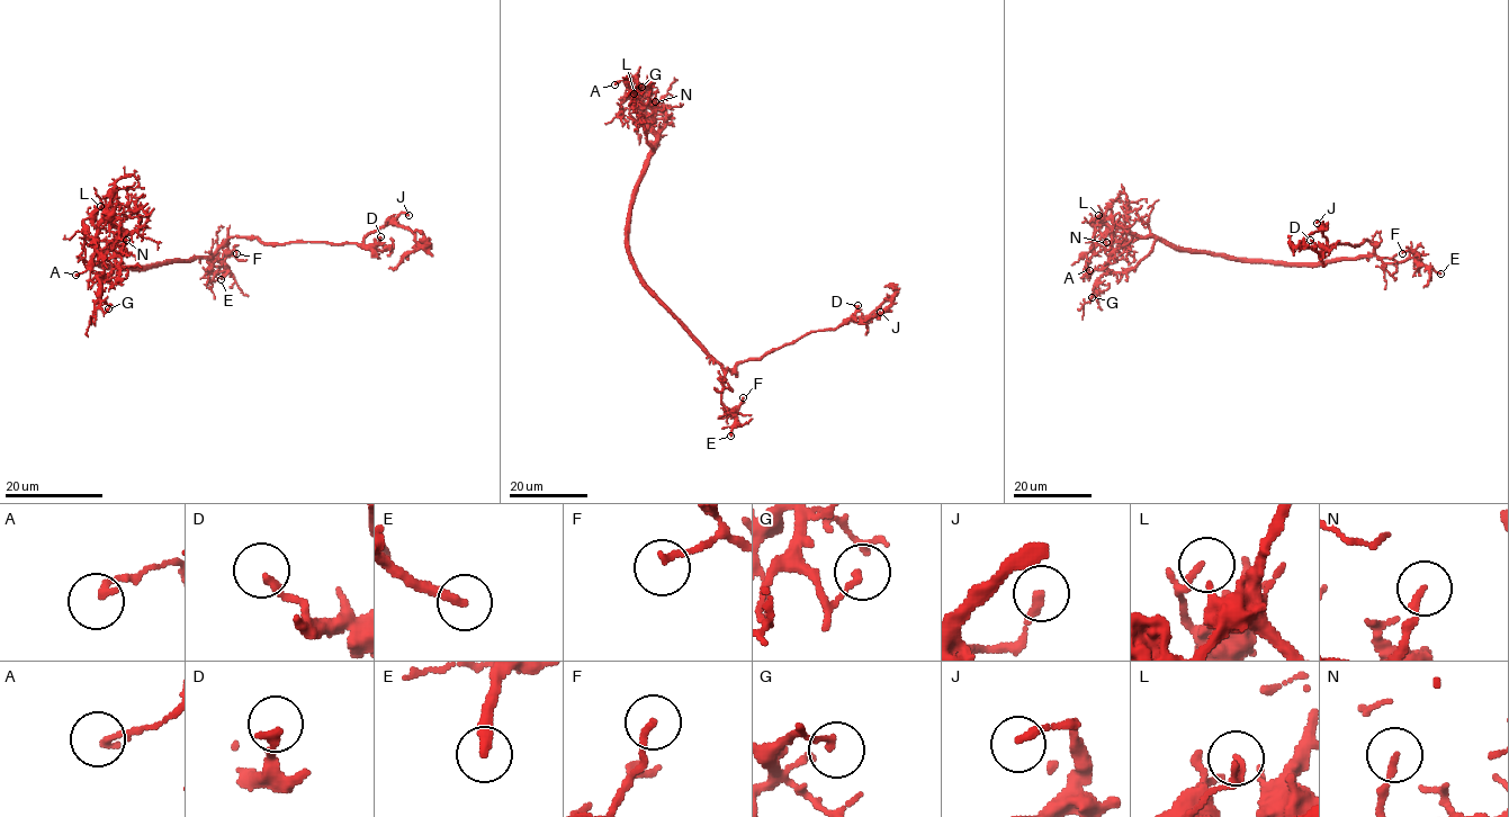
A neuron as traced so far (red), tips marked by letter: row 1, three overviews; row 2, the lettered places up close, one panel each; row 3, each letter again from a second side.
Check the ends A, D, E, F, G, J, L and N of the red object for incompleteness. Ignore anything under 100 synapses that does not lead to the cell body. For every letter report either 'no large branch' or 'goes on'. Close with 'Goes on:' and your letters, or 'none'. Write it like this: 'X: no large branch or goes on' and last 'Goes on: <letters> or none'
A: no large branch
D: no large branch
E: goes on
F: no large branch
G: no large branch
J: no large branch
L: no large branch
N: no large branch
Goes on: E

